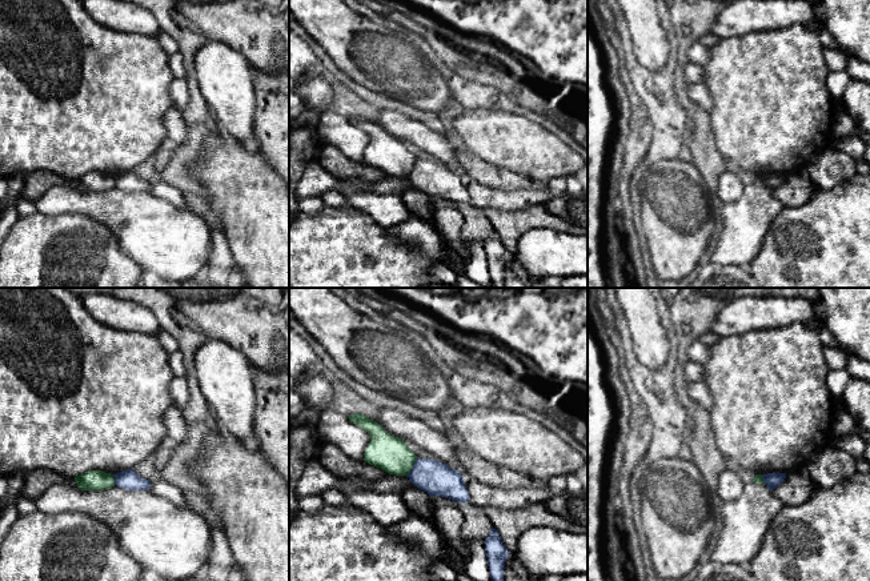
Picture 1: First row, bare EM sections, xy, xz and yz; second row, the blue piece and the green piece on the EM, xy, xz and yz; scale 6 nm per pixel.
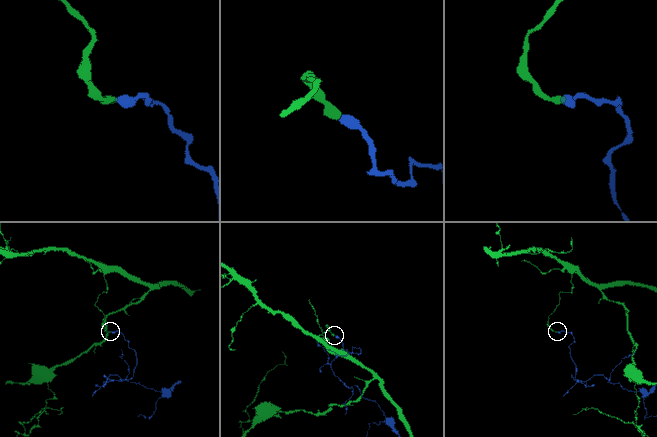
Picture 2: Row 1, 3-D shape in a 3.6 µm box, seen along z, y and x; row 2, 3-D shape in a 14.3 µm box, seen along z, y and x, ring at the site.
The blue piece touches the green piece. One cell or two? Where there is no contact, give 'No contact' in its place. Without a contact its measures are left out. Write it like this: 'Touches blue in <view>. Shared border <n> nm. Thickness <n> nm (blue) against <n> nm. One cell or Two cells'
Touches blue in xz. Shared border 130 nm. Thickness 200 nm (blue) against 220 nm. Two cells

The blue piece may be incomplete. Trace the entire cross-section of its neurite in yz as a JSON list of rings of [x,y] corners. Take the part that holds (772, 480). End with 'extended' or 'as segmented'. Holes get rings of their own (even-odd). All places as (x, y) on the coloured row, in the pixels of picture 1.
[[[767,473],[767,474],[762,474],[765,485],[773,490],[775,489],[778,485],[781,485],[785,478],[786,478],[786,473]]] | as segmented

